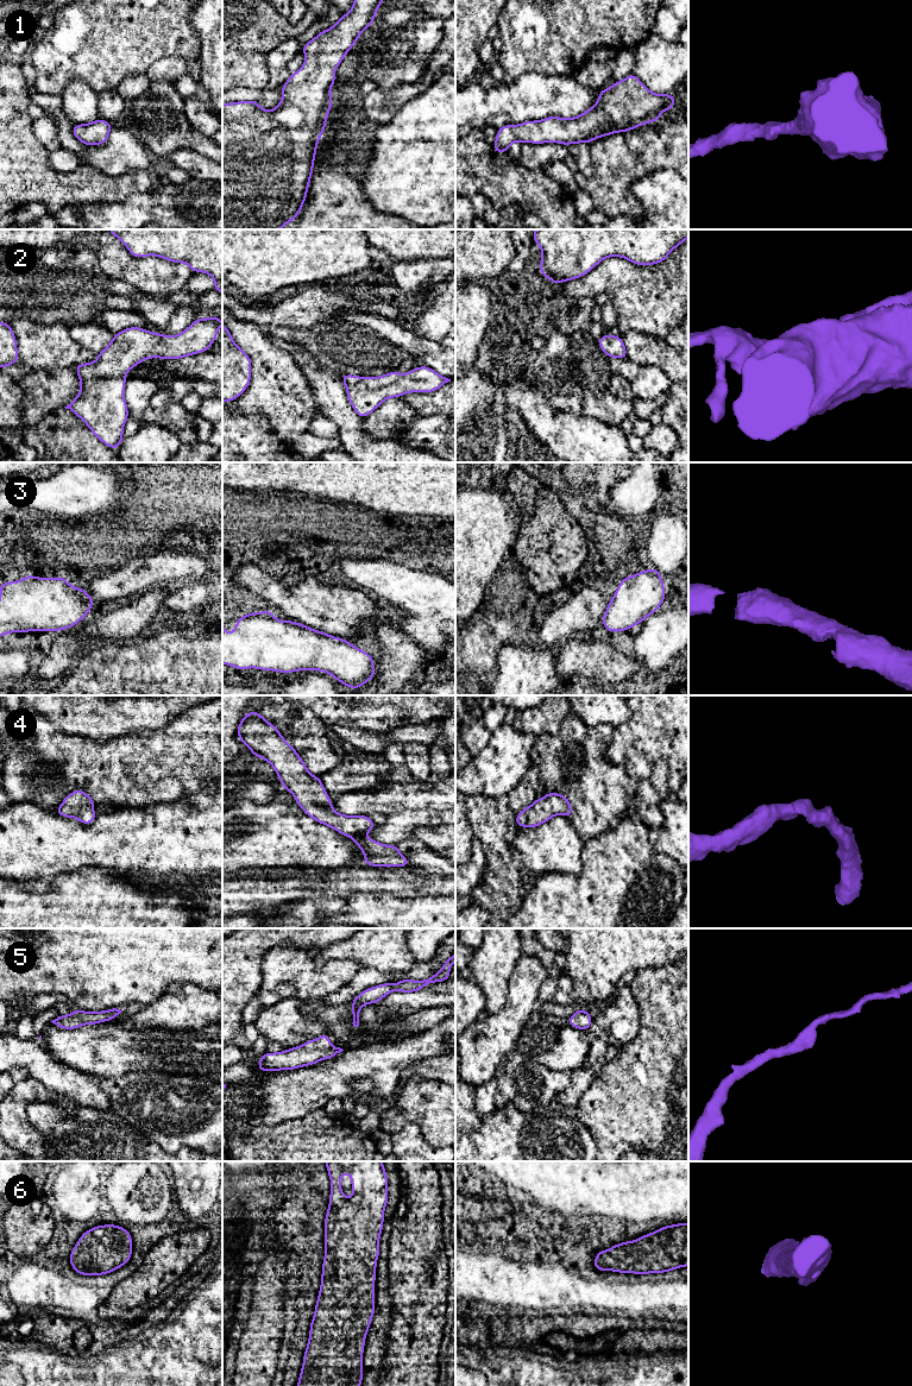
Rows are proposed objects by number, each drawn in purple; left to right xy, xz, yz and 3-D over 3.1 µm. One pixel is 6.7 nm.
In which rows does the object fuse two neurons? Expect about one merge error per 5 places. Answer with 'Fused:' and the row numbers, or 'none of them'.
Fused: none of them

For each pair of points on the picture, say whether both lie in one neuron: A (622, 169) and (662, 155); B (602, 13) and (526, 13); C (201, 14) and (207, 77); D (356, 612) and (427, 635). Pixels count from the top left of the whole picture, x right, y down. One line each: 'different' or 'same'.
A: same
B: same
C: same
D: different

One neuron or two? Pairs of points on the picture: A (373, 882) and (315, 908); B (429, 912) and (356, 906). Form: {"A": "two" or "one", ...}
{"A": "two", "B": "one"}

